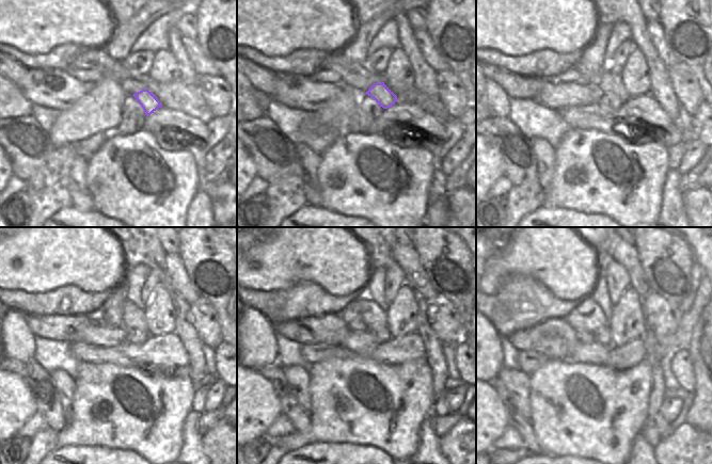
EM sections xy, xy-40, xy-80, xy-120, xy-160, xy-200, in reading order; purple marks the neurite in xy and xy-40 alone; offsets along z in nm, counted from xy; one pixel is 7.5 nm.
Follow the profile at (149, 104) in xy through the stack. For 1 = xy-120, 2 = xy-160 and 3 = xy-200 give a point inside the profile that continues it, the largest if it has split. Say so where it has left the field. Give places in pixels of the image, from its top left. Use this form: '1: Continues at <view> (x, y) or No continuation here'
1: Continues at xy-120 (115, 314)
2: Continues at xy-160 (359, 315)
3: Continues at xy-200 (586, 318).

